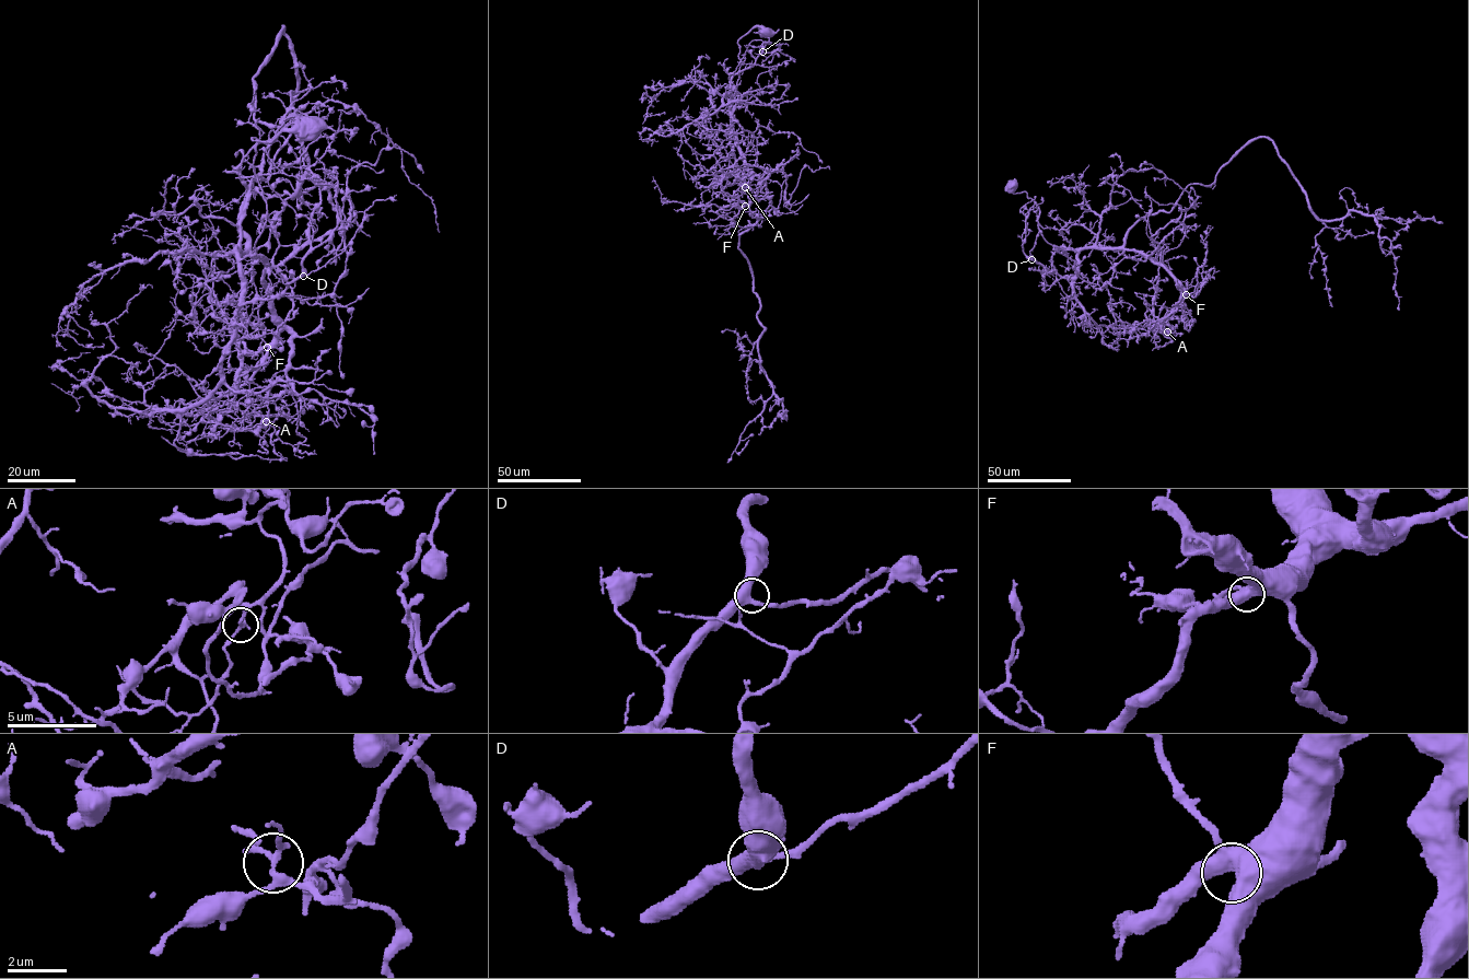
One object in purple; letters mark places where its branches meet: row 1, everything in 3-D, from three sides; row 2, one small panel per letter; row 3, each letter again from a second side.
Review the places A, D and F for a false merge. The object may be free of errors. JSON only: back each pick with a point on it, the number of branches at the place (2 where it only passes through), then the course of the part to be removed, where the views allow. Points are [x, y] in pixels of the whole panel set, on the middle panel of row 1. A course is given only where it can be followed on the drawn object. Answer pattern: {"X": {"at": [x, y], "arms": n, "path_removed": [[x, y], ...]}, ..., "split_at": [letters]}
{"A": {"at": [745, 187], "arms": 3, "path_removed": [[745, 187], [748, 179], [732, 173], [719, 181], [729, 156], [715, 137], [745, 94], [747, 105]]}, "split_at": ["A"]}

